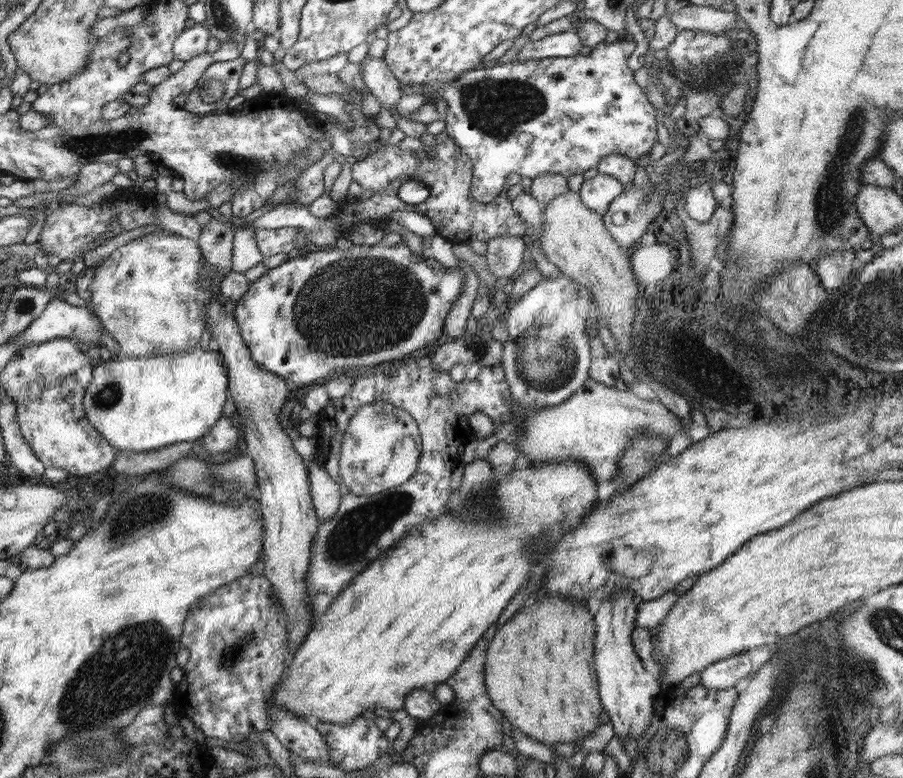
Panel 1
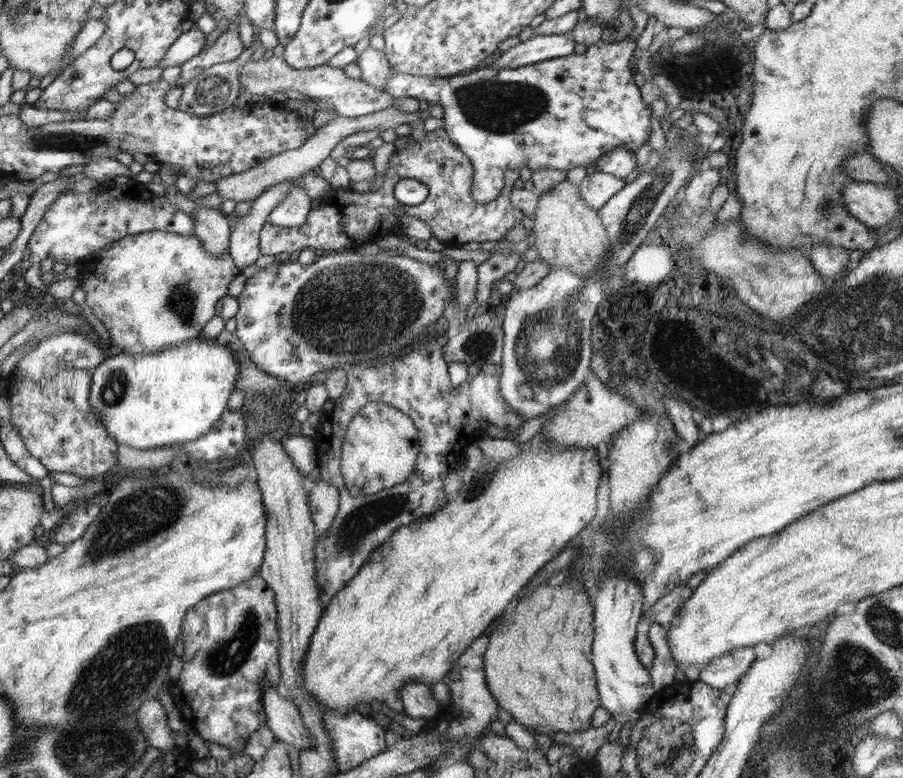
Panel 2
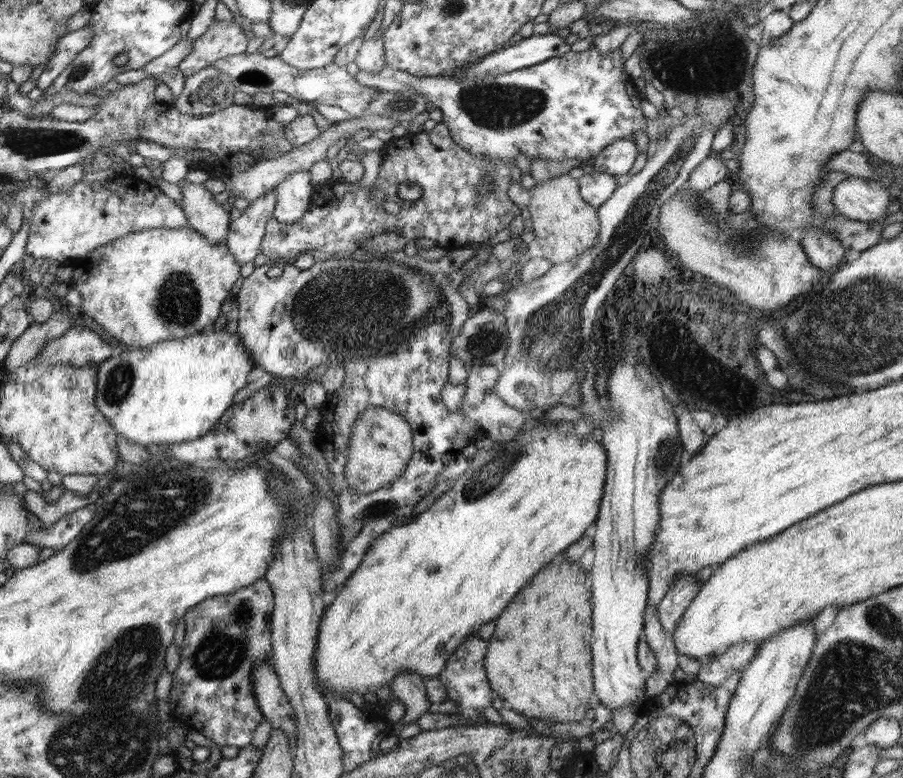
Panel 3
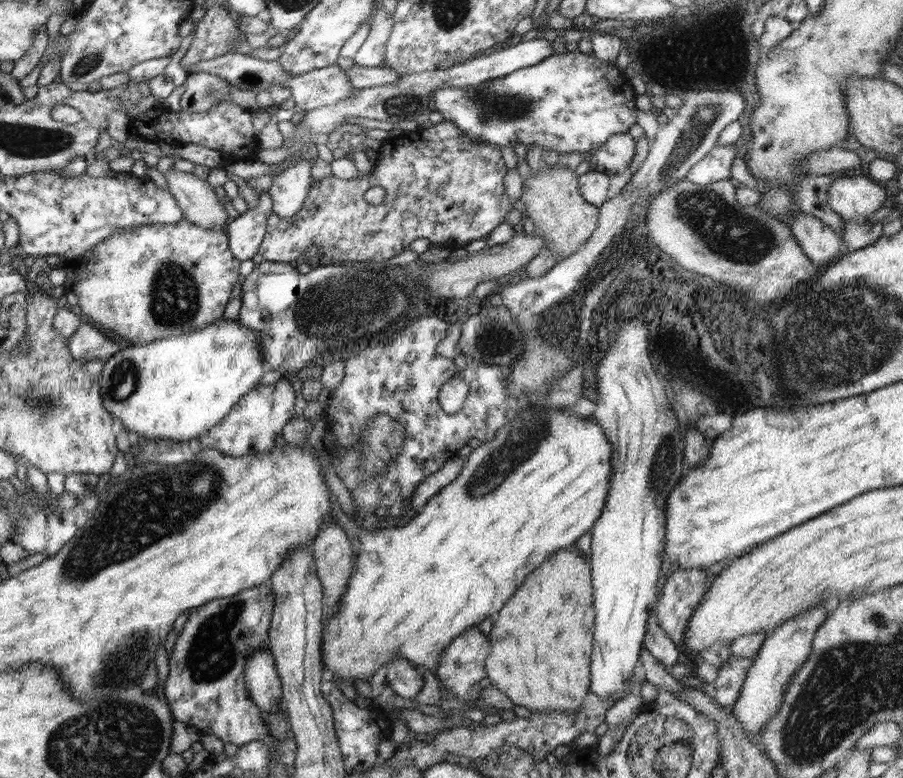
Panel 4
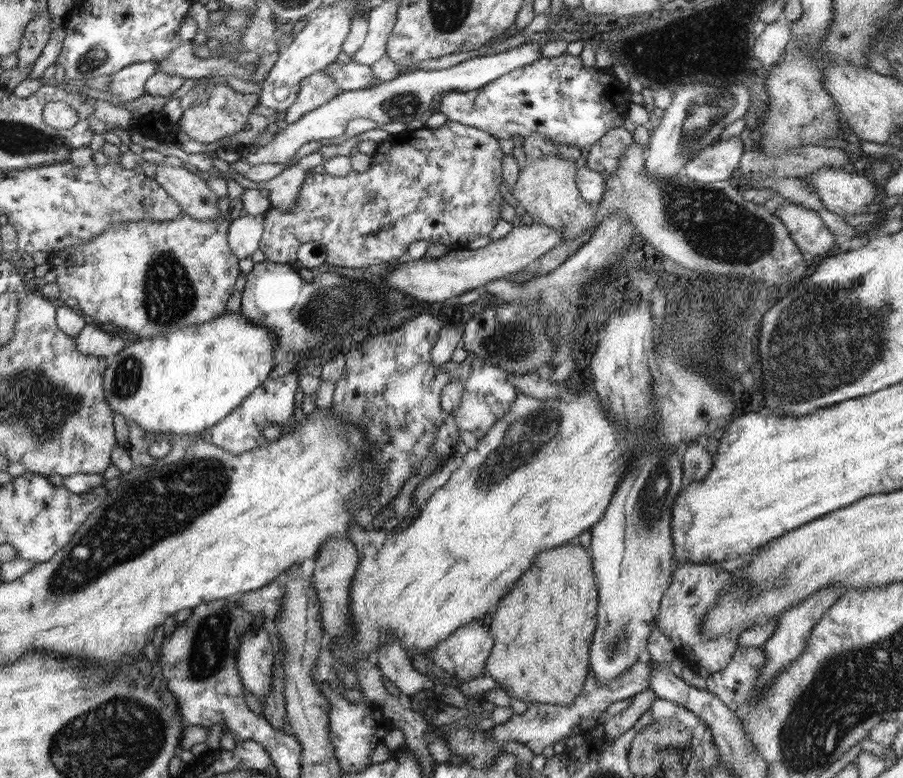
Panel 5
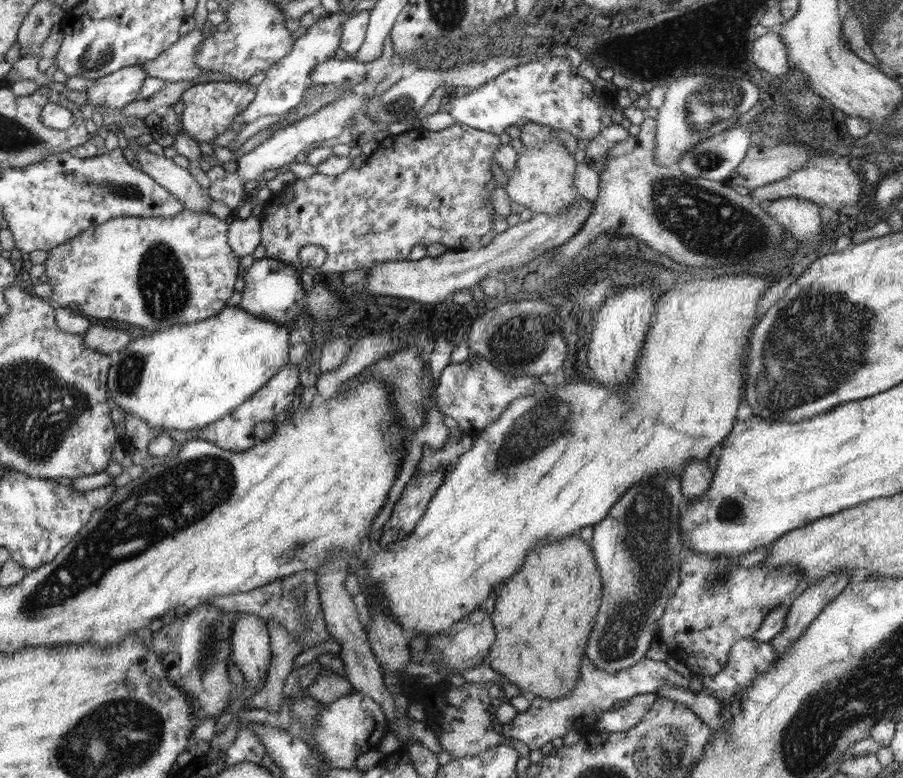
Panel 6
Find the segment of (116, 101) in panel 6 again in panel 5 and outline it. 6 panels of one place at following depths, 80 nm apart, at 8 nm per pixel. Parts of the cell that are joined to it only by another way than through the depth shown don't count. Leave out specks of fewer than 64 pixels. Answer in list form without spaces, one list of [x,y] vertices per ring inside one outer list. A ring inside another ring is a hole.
[[[152,61],[127,66],[110,76],[107,92],[122,102],[134,100],[145,94],[145,84],[157,68],[159,64]]]

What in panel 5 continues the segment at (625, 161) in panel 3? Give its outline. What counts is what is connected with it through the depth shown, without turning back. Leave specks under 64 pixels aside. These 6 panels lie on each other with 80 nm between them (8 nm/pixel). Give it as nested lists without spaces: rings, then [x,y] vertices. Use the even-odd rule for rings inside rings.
[[[623,126],[613,128],[585,151],[585,166],[605,177],[610,176],[618,170],[618,163],[623,151],[632,143],[632,133],[624,129]]]

